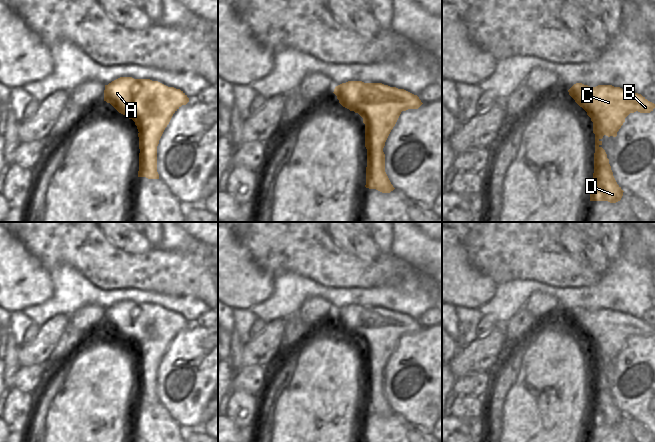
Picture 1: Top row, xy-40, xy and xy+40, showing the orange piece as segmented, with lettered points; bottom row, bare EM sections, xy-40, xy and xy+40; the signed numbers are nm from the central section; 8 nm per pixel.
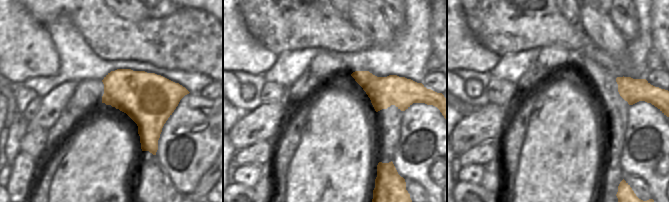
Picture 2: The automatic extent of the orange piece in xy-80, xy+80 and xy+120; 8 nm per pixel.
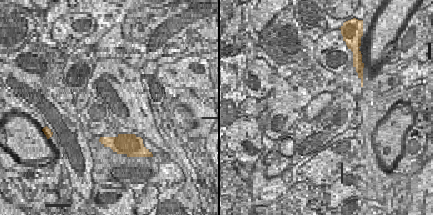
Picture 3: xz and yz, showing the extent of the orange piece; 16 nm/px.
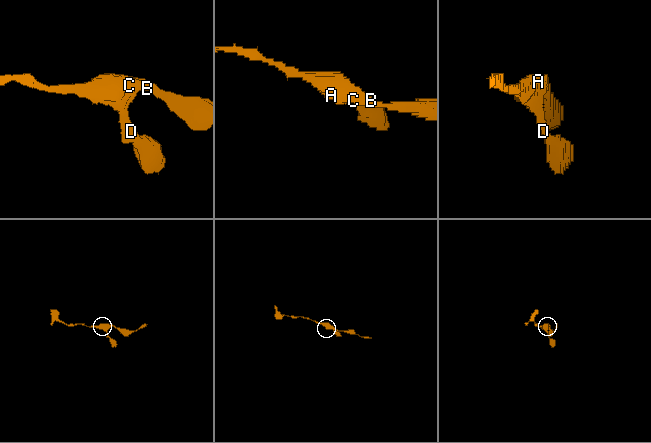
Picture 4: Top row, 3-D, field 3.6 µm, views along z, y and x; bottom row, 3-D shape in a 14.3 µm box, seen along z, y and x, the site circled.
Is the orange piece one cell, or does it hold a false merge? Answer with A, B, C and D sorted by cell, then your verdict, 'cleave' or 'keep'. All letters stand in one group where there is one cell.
A B C D | keep

